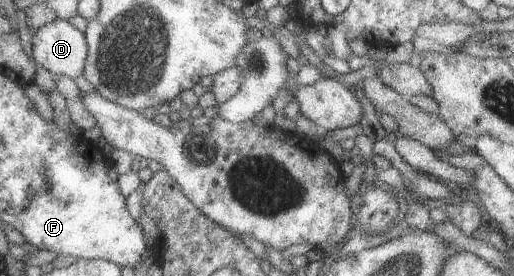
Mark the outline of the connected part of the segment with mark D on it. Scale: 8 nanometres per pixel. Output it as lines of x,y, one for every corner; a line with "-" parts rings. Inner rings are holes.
56,19
32,34
32,57
52,76
84,76
89,56
85,32
68,20

